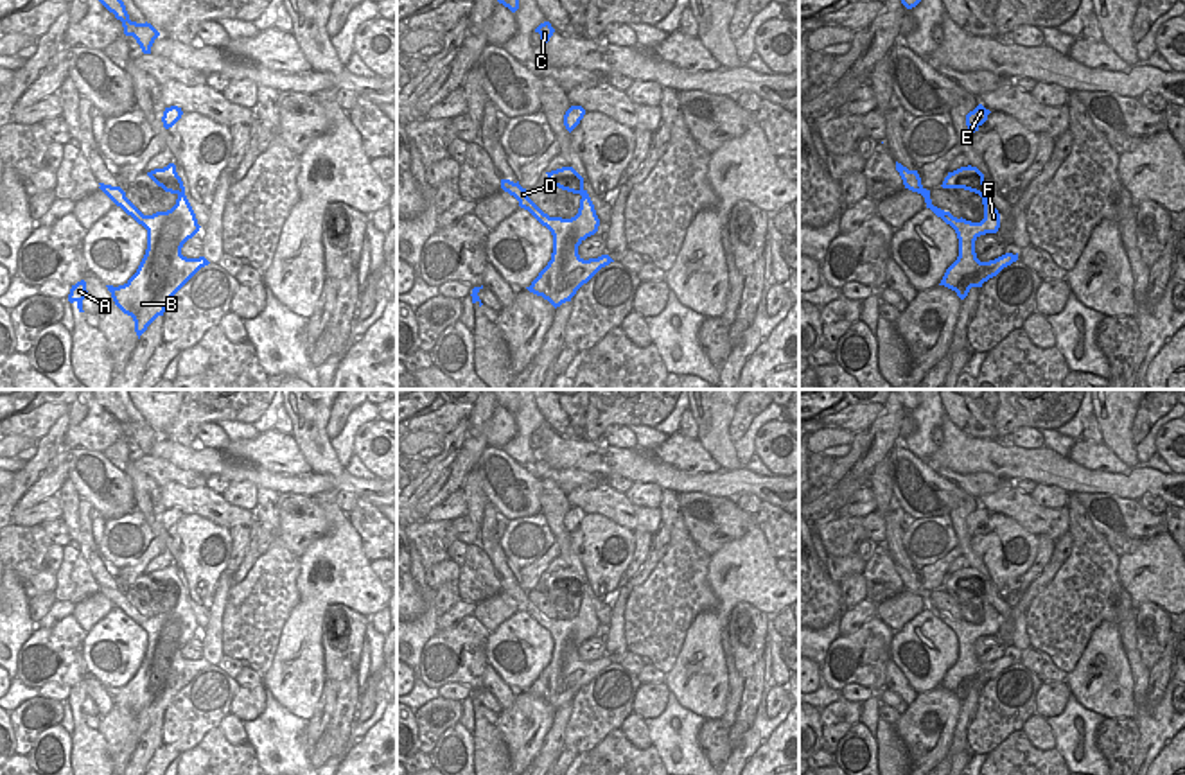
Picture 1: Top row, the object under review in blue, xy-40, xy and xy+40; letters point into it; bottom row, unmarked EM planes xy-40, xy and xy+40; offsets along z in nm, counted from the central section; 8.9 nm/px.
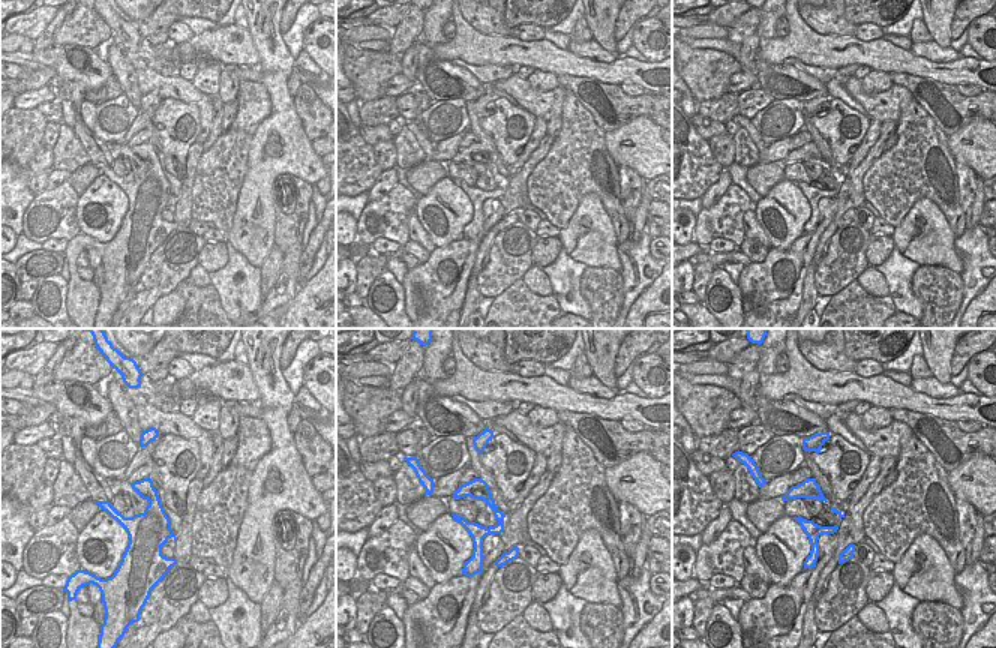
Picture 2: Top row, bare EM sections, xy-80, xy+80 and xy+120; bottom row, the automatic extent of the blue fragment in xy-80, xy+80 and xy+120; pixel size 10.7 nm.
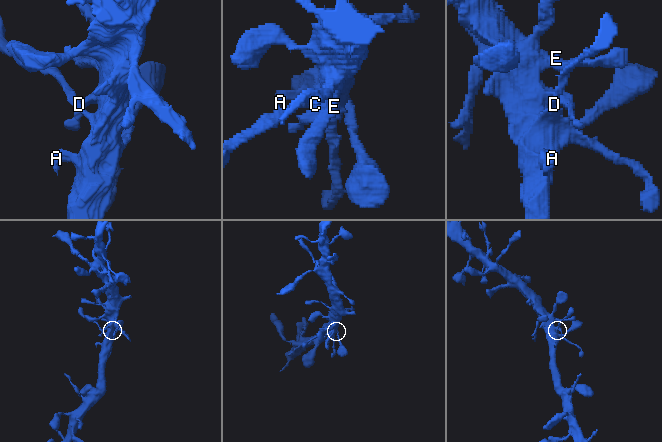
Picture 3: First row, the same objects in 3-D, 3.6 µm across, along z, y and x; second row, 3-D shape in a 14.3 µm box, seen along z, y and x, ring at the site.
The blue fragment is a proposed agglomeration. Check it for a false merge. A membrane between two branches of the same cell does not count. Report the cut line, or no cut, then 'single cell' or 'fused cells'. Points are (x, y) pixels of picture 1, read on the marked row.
no cut; single cell

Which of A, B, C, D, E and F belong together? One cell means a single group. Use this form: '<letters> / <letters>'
A B C D E F

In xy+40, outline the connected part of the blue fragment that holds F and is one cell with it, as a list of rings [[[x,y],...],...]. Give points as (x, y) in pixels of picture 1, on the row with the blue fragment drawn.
[[[896,161],[896,170],[900,172],[905,188],[917,192],[925,197],[926,208],[930,208],[937,217],[950,224],[959,239],[959,257],[946,269],[939,285],[944,285],[957,292],[964,300],[971,287],[982,287],[984,282],[996,276],[1004,267],[1018,260],[1018,253],[1005,253],[995,260],[980,262],[975,253],[975,240],[986,233],[996,233],[1000,228],[1000,213],[989,201],[986,192],[984,174],[977,167],[961,167],[943,181],[943,188],[964,188],[975,192],[982,197],[984,219],[980,222],[971,222],[966,219],[957,219],[950,212],[944,212],[932,205],[930,190],[921,185],[917,170],[908,170]]]

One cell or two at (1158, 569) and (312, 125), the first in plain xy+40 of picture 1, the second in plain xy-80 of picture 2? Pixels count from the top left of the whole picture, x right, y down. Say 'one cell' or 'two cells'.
two cells

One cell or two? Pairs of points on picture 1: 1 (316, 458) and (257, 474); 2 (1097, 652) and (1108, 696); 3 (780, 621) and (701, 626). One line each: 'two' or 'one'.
1: two
2: one
3: two

